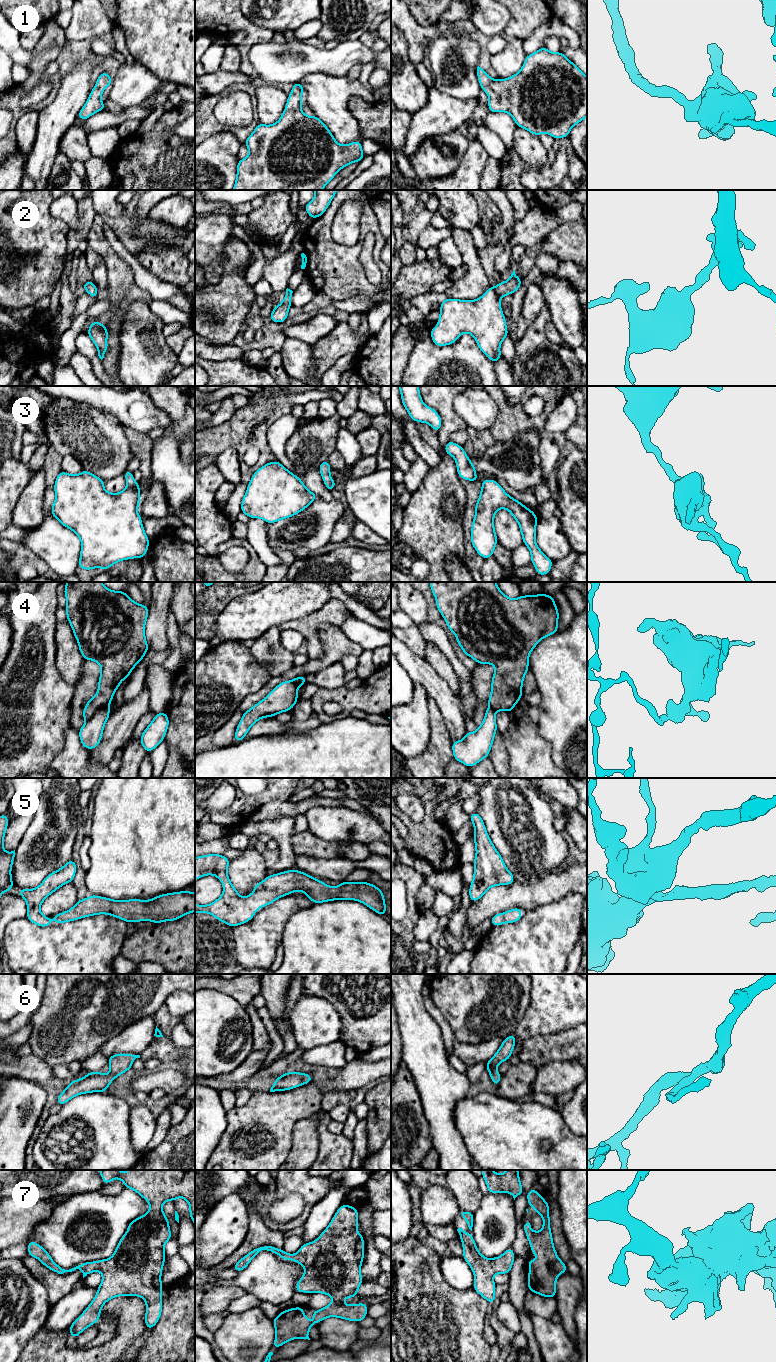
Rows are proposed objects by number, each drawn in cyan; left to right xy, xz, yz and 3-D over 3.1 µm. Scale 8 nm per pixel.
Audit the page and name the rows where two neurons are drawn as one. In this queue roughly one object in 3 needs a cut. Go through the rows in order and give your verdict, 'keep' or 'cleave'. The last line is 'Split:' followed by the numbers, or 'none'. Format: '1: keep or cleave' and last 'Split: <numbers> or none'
1: keep
2: keep
3: keep
4: cleave
5: keep
6: keep
7: keep
Split: 4

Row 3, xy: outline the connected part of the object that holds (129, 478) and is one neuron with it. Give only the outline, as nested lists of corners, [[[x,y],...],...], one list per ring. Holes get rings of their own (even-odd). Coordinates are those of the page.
[[[86,470],[78,475],[61,471],[56,477],[56,498],[51,514],[80,538],[82,547],[78,567],[84,570],[106,570],[119,561],[142,559],[147,554],[149,538],[137,512],[140,505],[140,483],[134,481],[133,472],[126,470],[124,475],[127,486],[120,493],[107,492],[104,481]]]

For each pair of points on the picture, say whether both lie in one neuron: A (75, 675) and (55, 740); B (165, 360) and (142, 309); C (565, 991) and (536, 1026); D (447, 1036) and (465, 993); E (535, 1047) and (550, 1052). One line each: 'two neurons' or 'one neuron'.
A: two neurons
B: one neuron
C: one neuron
D: two neurons
E: one neuron

